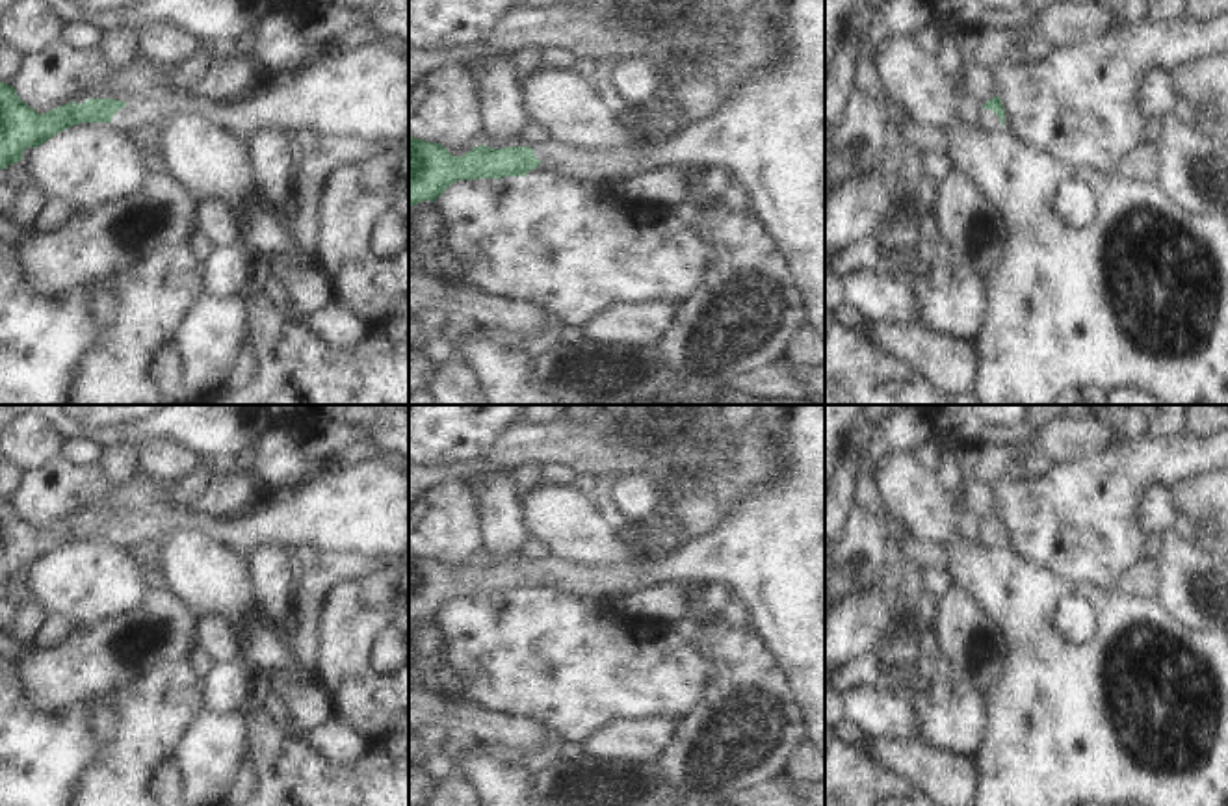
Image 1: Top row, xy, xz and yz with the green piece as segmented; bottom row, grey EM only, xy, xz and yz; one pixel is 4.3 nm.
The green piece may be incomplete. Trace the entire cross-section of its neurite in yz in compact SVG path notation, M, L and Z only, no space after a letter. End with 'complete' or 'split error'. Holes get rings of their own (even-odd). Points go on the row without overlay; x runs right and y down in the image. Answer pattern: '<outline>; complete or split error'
M996 511L986 520L983 520L983 537L981 540L988 546L1003 540L1005 542L1005 526L1001 514Z; split error

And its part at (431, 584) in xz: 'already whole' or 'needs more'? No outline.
needs more

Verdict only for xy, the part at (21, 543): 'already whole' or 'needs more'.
needs more

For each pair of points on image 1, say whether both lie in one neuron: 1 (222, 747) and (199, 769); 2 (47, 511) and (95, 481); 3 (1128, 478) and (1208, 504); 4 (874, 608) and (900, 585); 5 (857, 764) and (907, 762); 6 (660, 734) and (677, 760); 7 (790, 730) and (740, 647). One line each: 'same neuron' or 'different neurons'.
1: same neuron
2: same neuron
3: different neurons
4: same neuron
5: different neurons
6: different neurons
7: same neuron

